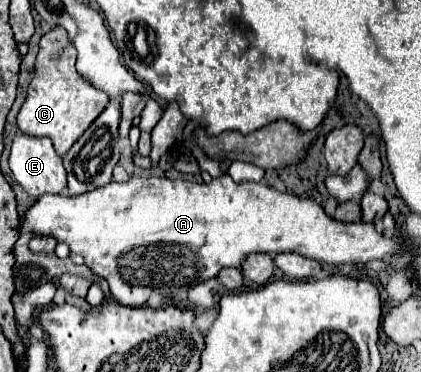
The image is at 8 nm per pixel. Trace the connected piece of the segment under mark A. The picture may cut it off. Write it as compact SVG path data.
M222 175L218 179L212 179L212 183L192 183L192 181L170 181L168 177L130 177L126 183L110 183L110 185L104 185L104 187L96 187L88 193L82 193L82 195L76 195L76 197L68 197L68 195L52 195L52 193L46 193L42 195L26 213L24 217L20 219L20 227L18 227L20 233L32 233L32 235L46 235L46 237L54 237L56 241L62 241L62 243L68 243L70 251L72 253L78 253L84 257L84 263L100 277L104 277L110 285L110 293L112 297L122 303L122 305L130 305L130 307L138 307L138 305L146 305L152 291L158 293L160 297L166 297L170 301L174 299L184 299L184 289L186 289L186 295L188 295L188 289L192 289L198 281L200 281L200 275L202 275L202 281L208 281L212 277L216 277L220 273L220 269L224 267L240 267L246 257L250 253L268 253L268 255L278 255L278 253L284 253L284 251L292 251L292 253L300 253L302 257L308 257L308 259L314 259L314 261L320 261L320 263L330 263L330 265L342 265L342 263L358 263L358 261L372 261L372 259L384 259L386 255L394 255L402 249L402 243L398 237L386 237L382 233L378 233L374 229L374 225L370 223L364 223L364 221L358 221L358 223L342 223L342 221L336 221L332 217L328 217L322 209L322 205L318 205L316 201L312 199L300 199L292 193L282 193L282 191L276 191L264 183L234 183L230 175Z

